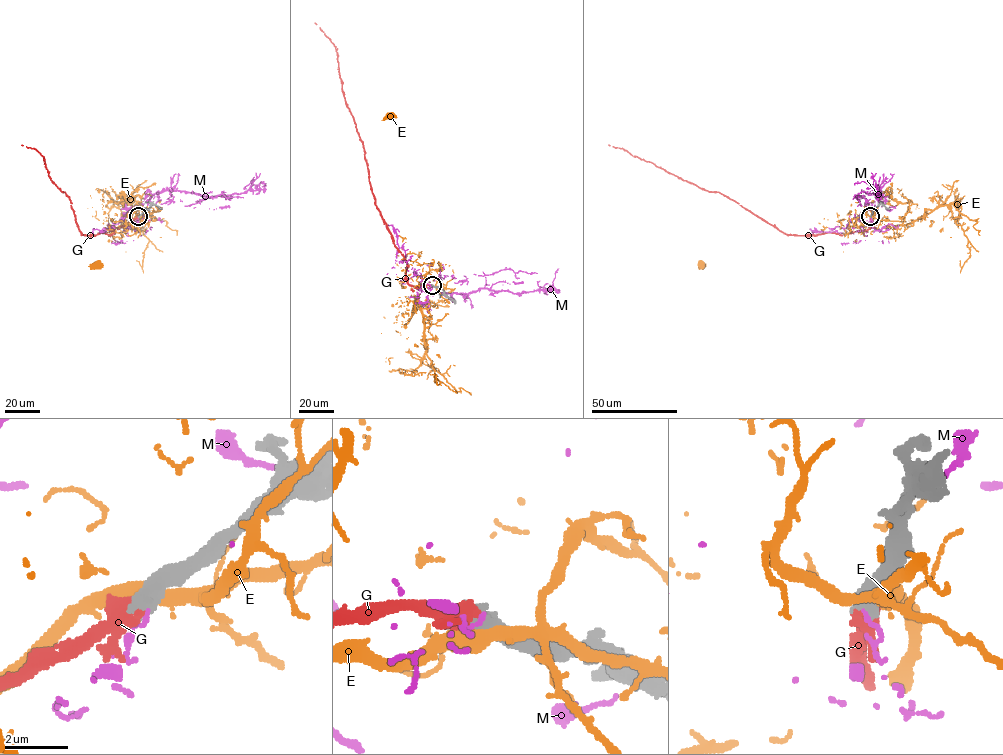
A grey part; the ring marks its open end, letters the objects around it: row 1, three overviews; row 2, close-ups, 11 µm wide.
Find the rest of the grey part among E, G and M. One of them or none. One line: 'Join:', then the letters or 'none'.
Join: G

